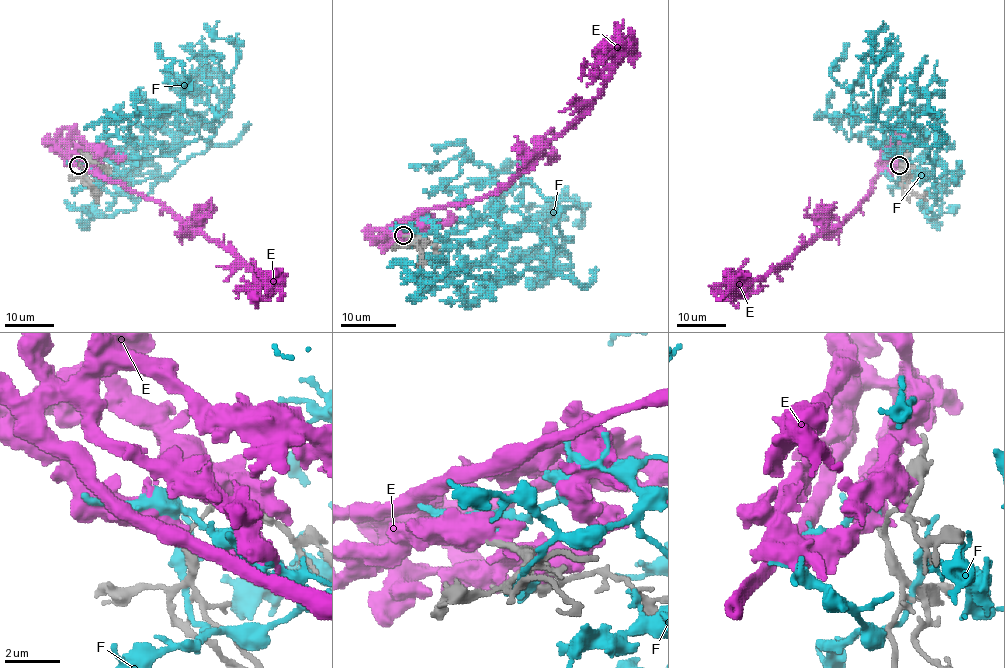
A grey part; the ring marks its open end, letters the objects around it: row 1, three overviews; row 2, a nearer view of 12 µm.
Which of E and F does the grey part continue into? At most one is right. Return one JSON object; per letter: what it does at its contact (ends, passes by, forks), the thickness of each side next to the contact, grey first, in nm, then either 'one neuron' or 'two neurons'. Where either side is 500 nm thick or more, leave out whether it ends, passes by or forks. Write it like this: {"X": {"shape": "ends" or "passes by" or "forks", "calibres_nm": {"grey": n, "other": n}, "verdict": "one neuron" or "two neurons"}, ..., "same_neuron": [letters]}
{"E": {"calibres_nm": {"grey": 160, "other": 800}, "verdict": "two neurons"}, "F": {"calibres_nm": {"grey": 200, "other": 550}, "verdict": "two neurons"}, "same_neuron": []}

